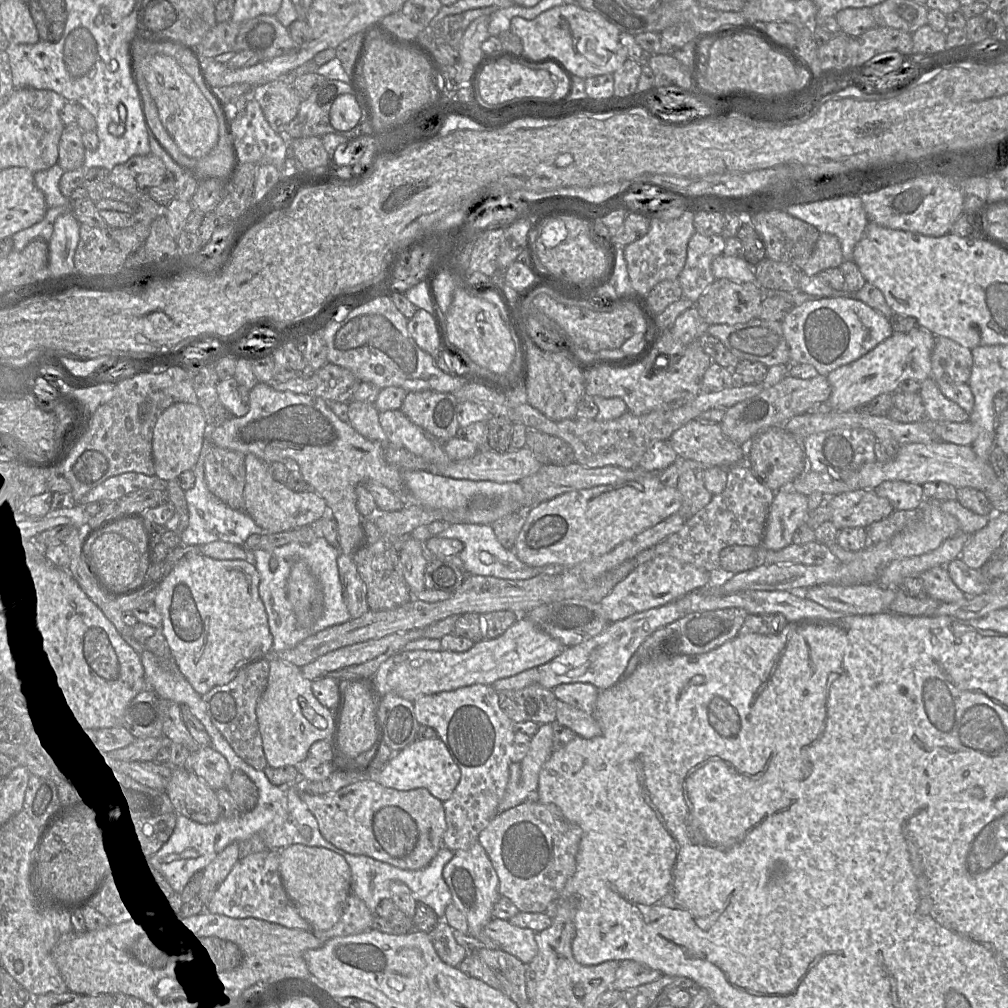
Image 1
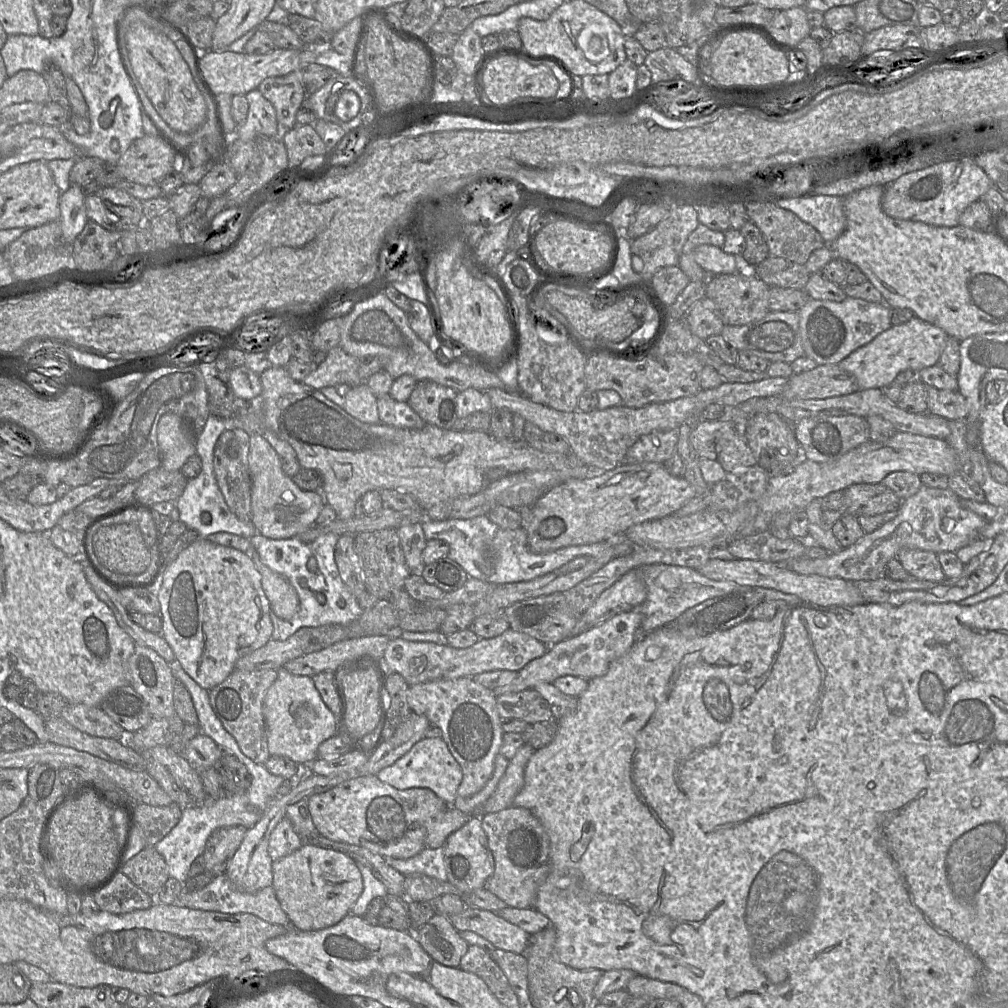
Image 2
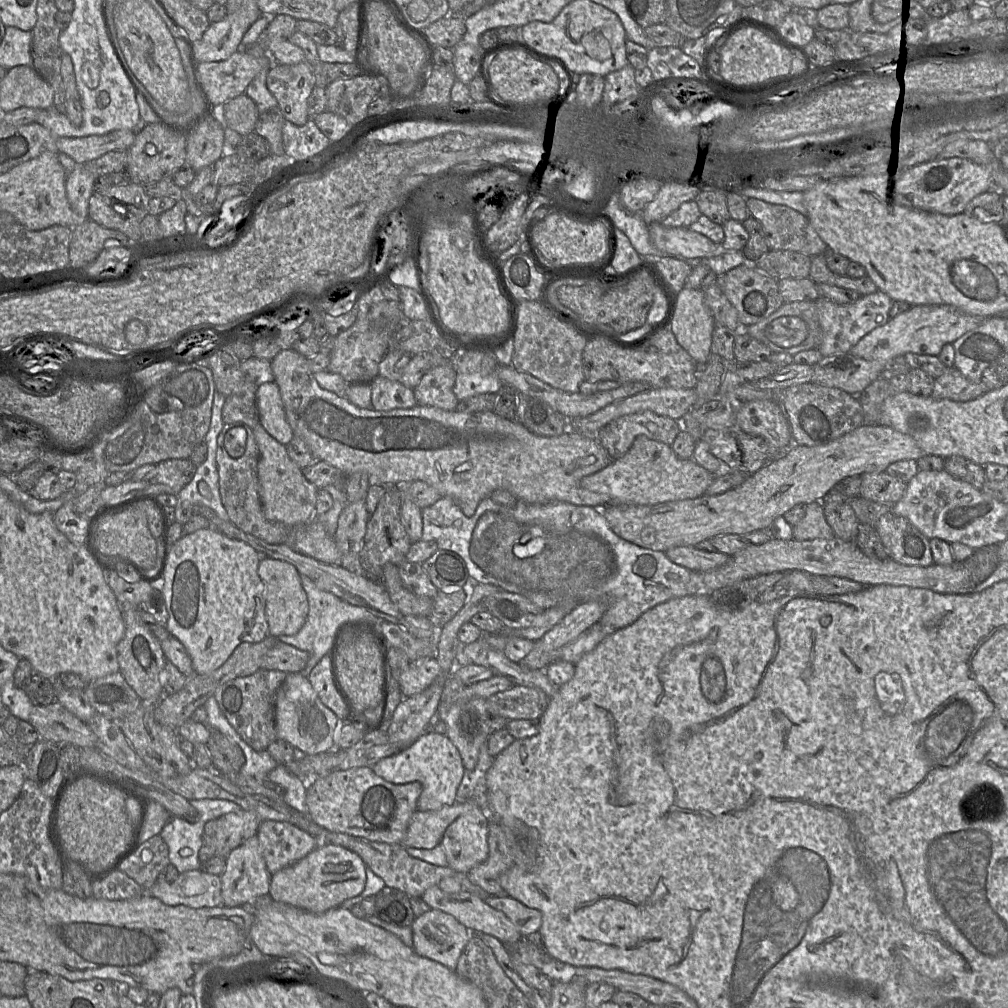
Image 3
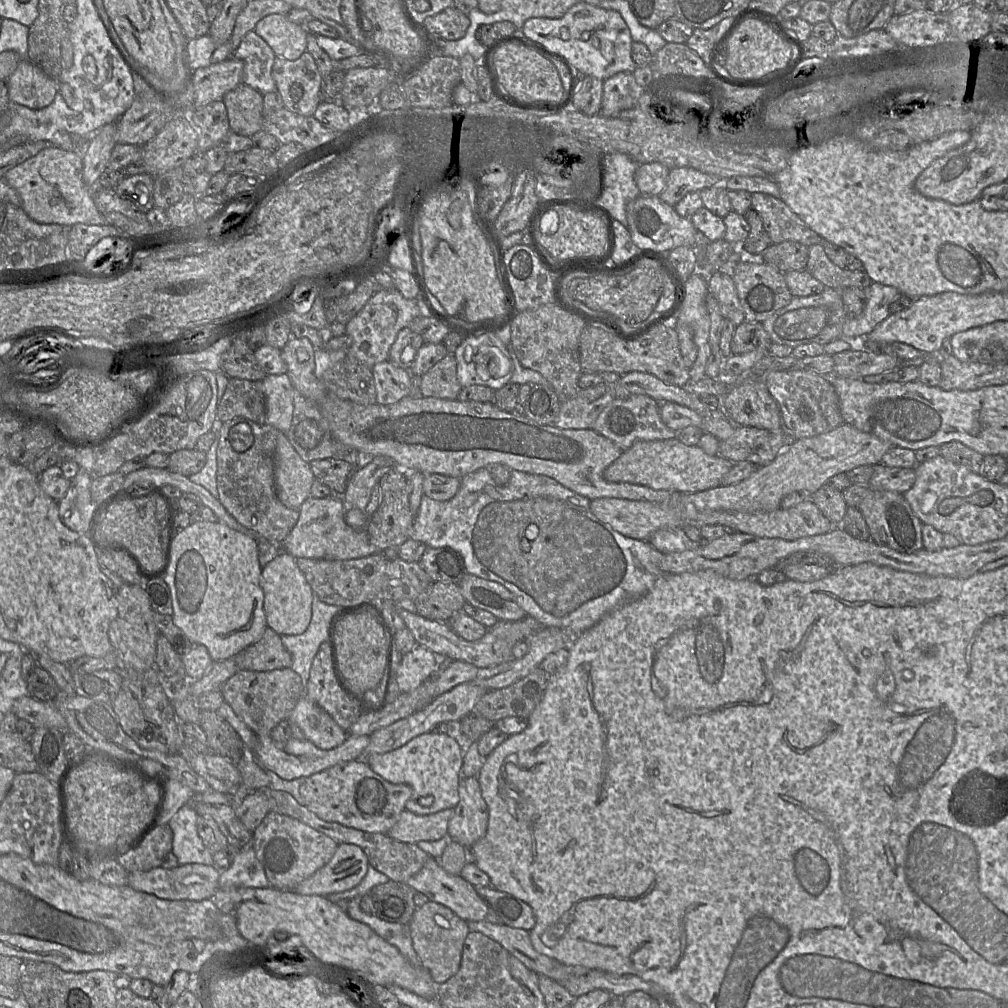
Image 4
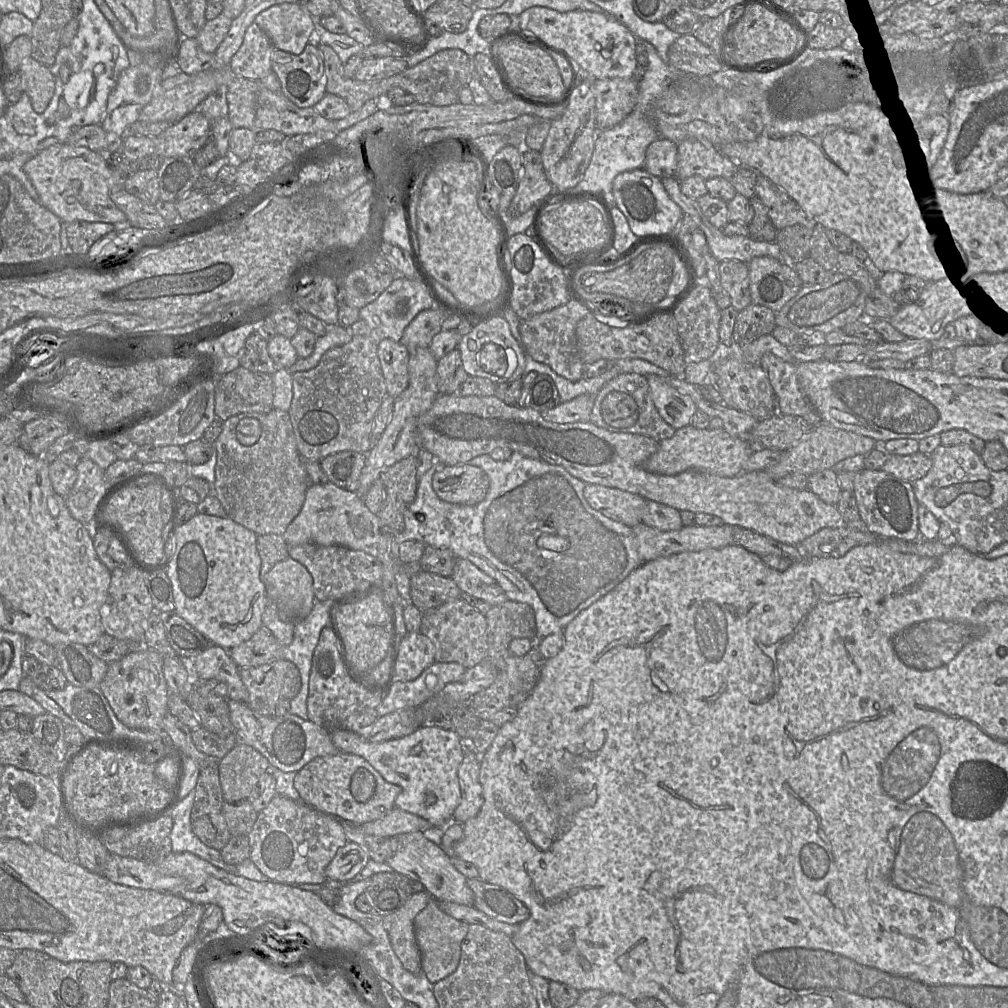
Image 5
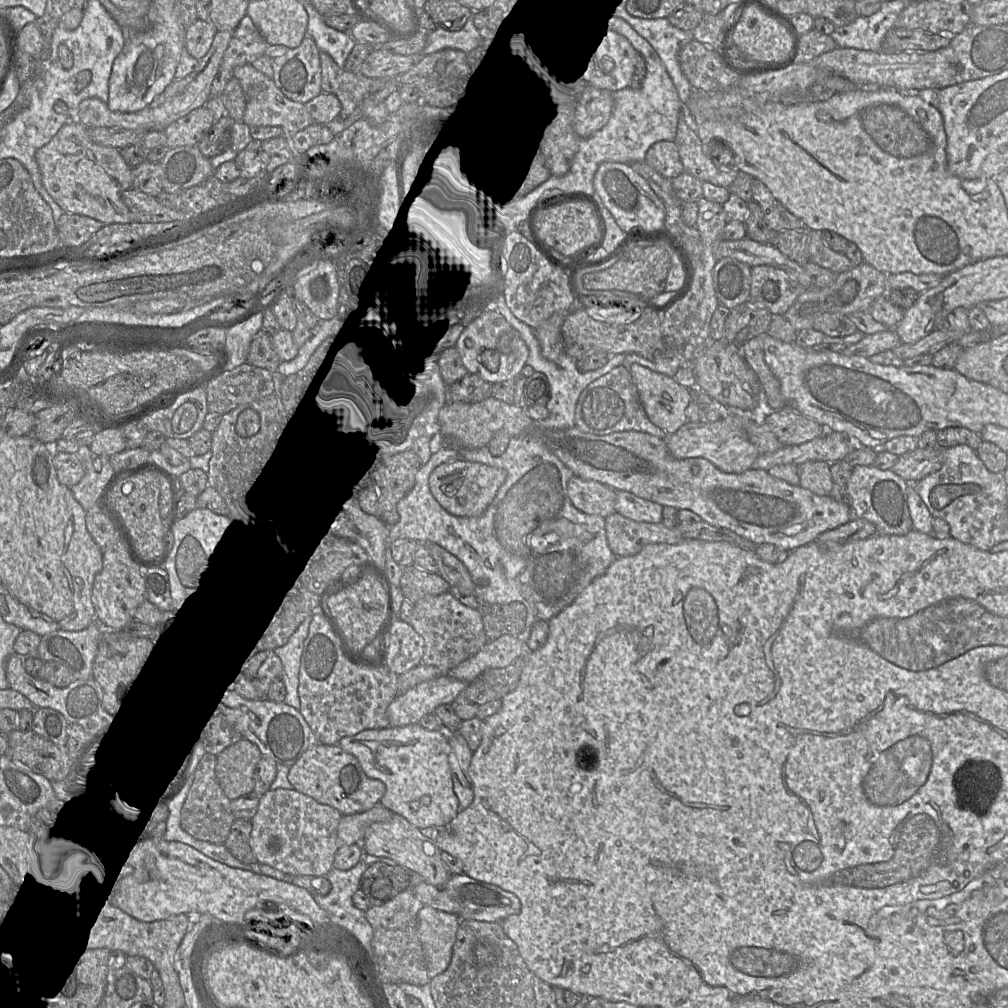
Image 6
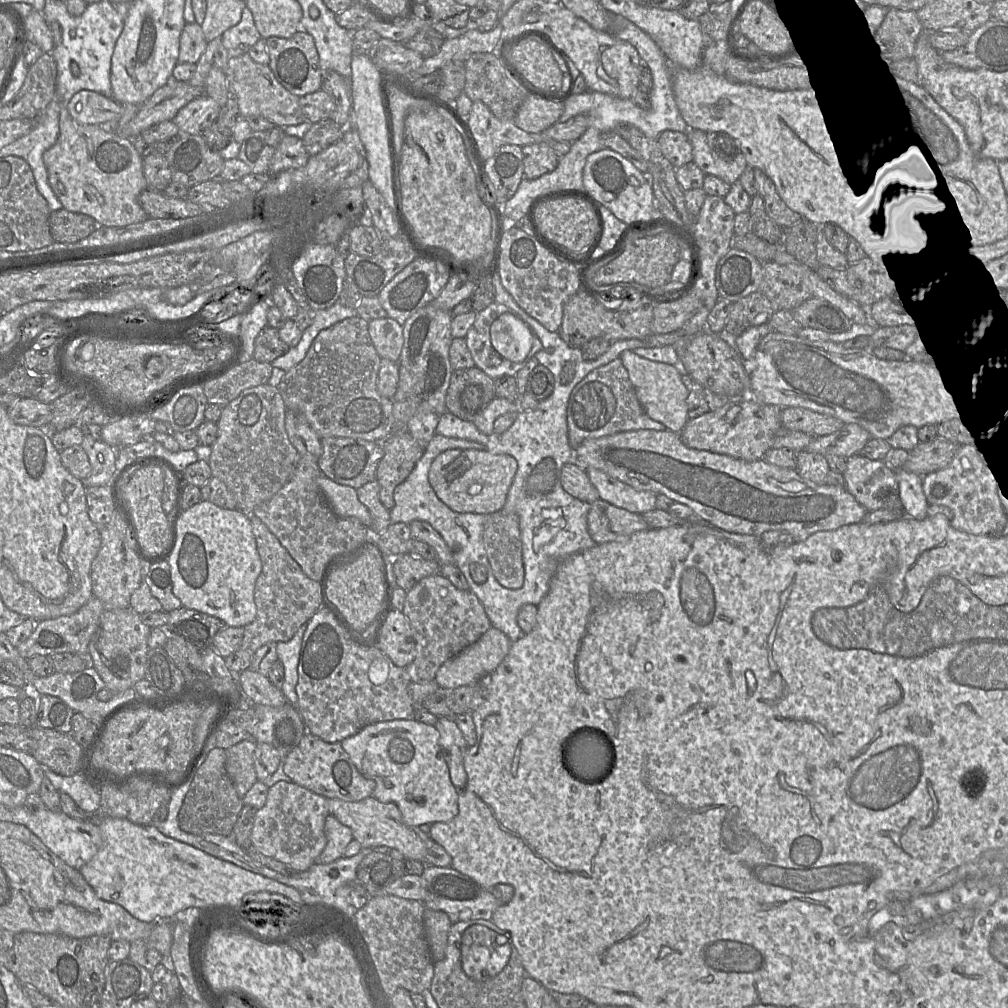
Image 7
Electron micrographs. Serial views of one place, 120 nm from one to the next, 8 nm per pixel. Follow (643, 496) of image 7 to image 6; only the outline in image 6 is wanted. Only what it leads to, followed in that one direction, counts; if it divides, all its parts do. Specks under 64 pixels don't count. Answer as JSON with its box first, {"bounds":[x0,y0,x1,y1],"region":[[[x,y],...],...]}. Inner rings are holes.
{"bounds":[616,491,663,523],"region":[[[616,491],[616,512],[638,522],[662,523],[663,506],[640,498],[630,492]]]}

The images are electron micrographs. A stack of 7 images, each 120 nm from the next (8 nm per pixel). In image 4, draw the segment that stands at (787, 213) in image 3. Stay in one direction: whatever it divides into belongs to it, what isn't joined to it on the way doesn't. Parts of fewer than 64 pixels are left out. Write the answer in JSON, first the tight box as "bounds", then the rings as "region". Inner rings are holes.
{"bounds":[751,193,823,247],"region":[[[753,193],[751,208],[762,219],[772,244],[792,241],[807,247],[815,244],[823,246],[823,238],[809,228],[780,197]]]}

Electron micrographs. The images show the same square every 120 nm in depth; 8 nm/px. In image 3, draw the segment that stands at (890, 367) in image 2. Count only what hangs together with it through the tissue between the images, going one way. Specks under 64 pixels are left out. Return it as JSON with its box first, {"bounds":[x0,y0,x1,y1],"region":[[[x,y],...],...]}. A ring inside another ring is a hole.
{"bounds":[849,305,986,366],"region":[[[918,305],[865,335],[851,348],[849,353],[857,358],[876,361],[886,366],[897,356],[906,353],[939,356],[944,345],[953,343],[966,332],[976,328],[986,318],[967,314],[949,305]]]}

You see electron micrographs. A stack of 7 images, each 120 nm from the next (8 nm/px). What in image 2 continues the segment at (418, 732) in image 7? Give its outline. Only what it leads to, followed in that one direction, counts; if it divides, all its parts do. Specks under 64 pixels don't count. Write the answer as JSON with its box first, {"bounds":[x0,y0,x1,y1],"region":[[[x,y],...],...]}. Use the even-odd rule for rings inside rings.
{"bounds":[263,668,462,805],"region":[[[280,668],[263,701],[267,744],[270,756],[282,756],[296,764],[310,764],[319,745],[335,735],[335,715],[322,701],[312,678],[294,675]],[[426,738],[416,742],[412,748],[392,765],[382,769],[376,775],[379,780],[398,790],[409,788],[427,788],[452,805],[457,797],[457,790],[462,781],[462,770],[450,753],[442,738]]]}

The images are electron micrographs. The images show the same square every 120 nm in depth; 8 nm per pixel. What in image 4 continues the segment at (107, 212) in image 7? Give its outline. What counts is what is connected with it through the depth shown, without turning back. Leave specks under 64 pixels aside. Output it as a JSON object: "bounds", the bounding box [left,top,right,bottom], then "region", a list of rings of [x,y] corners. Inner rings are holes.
{"bounds":[4,147,108,225],"region":[[[46,147],[37,155],[30,157],[4,175],[6,183],[14,188],[22,199],[22,209],[34,221],[41,224],[75,224],[107,225],[108,222],[99,211],[94,201],[94,190],[83,179],[83,162],[80,150],[67,151],[59,147]]]}

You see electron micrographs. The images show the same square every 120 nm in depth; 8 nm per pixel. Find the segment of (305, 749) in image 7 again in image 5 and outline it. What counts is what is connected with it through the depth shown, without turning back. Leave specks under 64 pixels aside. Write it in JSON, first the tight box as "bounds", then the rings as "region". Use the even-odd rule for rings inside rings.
{"bounds":[293,751,401,825],"region":[[[342,751],[335,755],[314,758],[296,772],[293,782],[295,789],[300,795],[301,802],[322,813],[354,825],[362,825],[363,823],[383,818],[394,808],[394,801],[401,792],[401,788],[398,785],[384,780],[364,758]]]}

